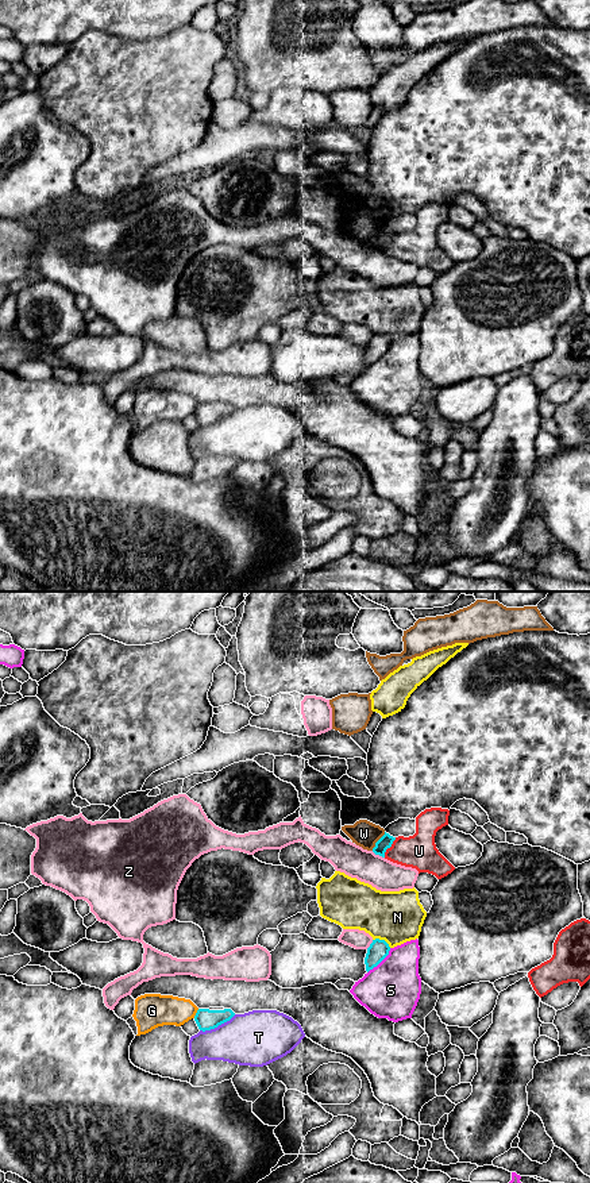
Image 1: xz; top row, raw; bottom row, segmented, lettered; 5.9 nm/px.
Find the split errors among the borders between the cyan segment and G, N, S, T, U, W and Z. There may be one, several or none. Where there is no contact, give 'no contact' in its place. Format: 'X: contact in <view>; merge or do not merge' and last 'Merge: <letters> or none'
G: contact in xz; do not merge
N: contact in xz; do not merge
S: contact in xz; do not merge
T: contact in xz; do not merge
U: contact in xz; do not merge
W: contact in xz; do not merge
Z: contact in xz; do not merge
Merge: none

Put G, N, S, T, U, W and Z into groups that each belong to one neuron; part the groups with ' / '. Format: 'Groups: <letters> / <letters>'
Groups: G / N / S / T / U / W / Z

